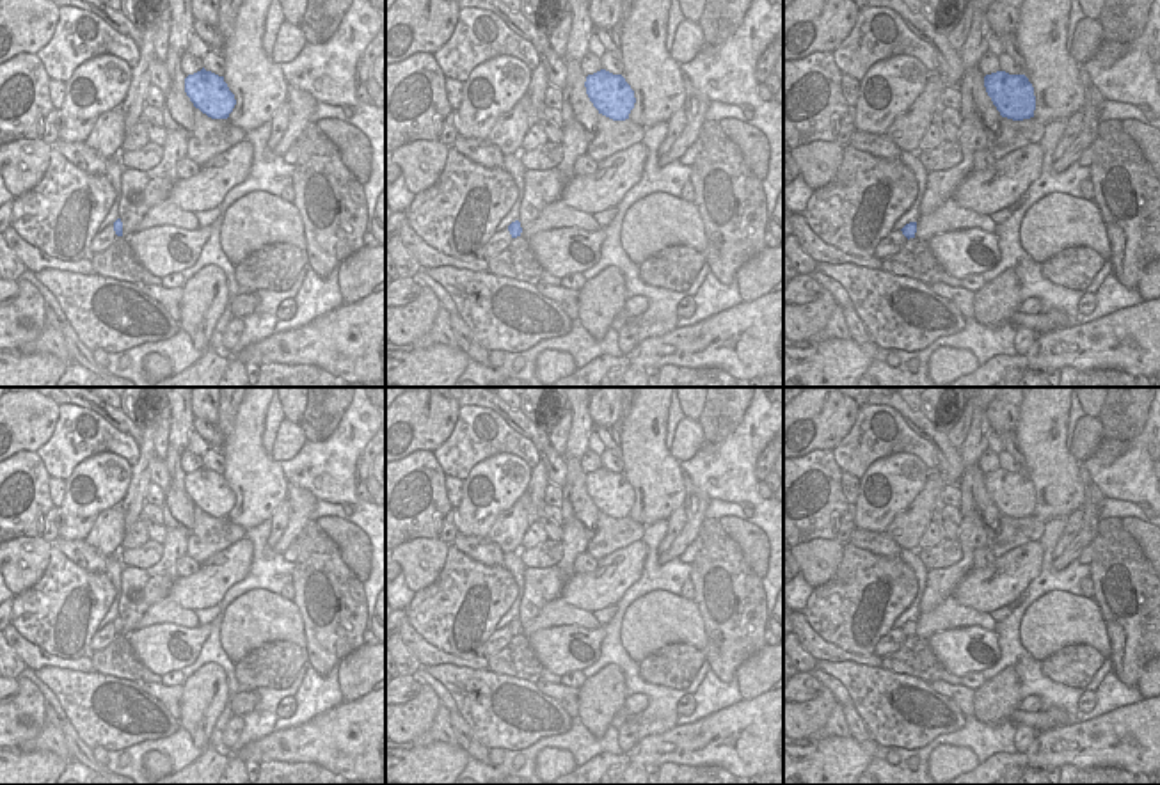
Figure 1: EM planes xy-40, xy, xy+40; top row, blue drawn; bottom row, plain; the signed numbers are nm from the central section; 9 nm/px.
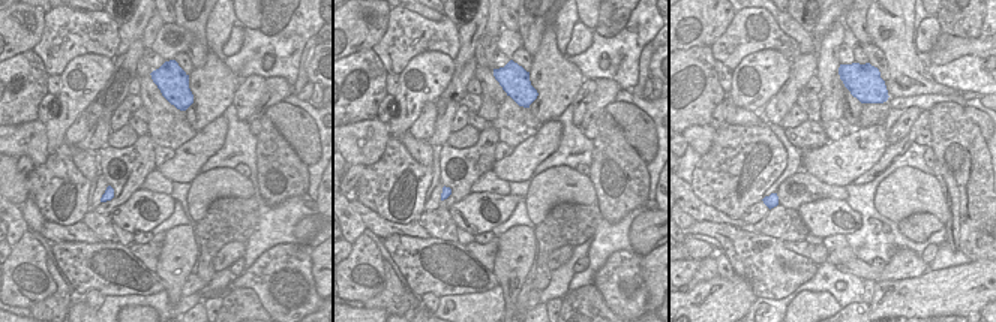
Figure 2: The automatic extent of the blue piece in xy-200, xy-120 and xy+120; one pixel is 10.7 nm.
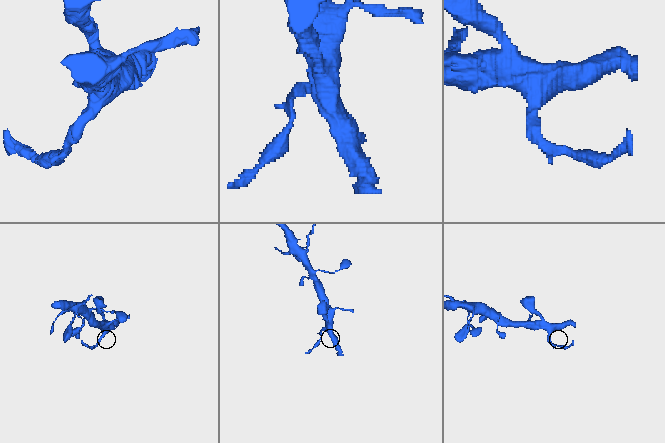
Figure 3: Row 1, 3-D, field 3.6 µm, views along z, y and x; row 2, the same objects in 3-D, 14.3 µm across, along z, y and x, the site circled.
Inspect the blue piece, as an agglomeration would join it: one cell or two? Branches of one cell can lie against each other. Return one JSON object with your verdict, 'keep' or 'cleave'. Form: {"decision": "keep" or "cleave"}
{"decision": "cleave"}

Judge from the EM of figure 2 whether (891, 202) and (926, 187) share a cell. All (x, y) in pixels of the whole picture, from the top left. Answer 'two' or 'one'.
one

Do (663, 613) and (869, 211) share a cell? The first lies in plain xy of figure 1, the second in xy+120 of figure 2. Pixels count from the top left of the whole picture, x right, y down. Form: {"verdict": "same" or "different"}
{"verdict": "different"}

